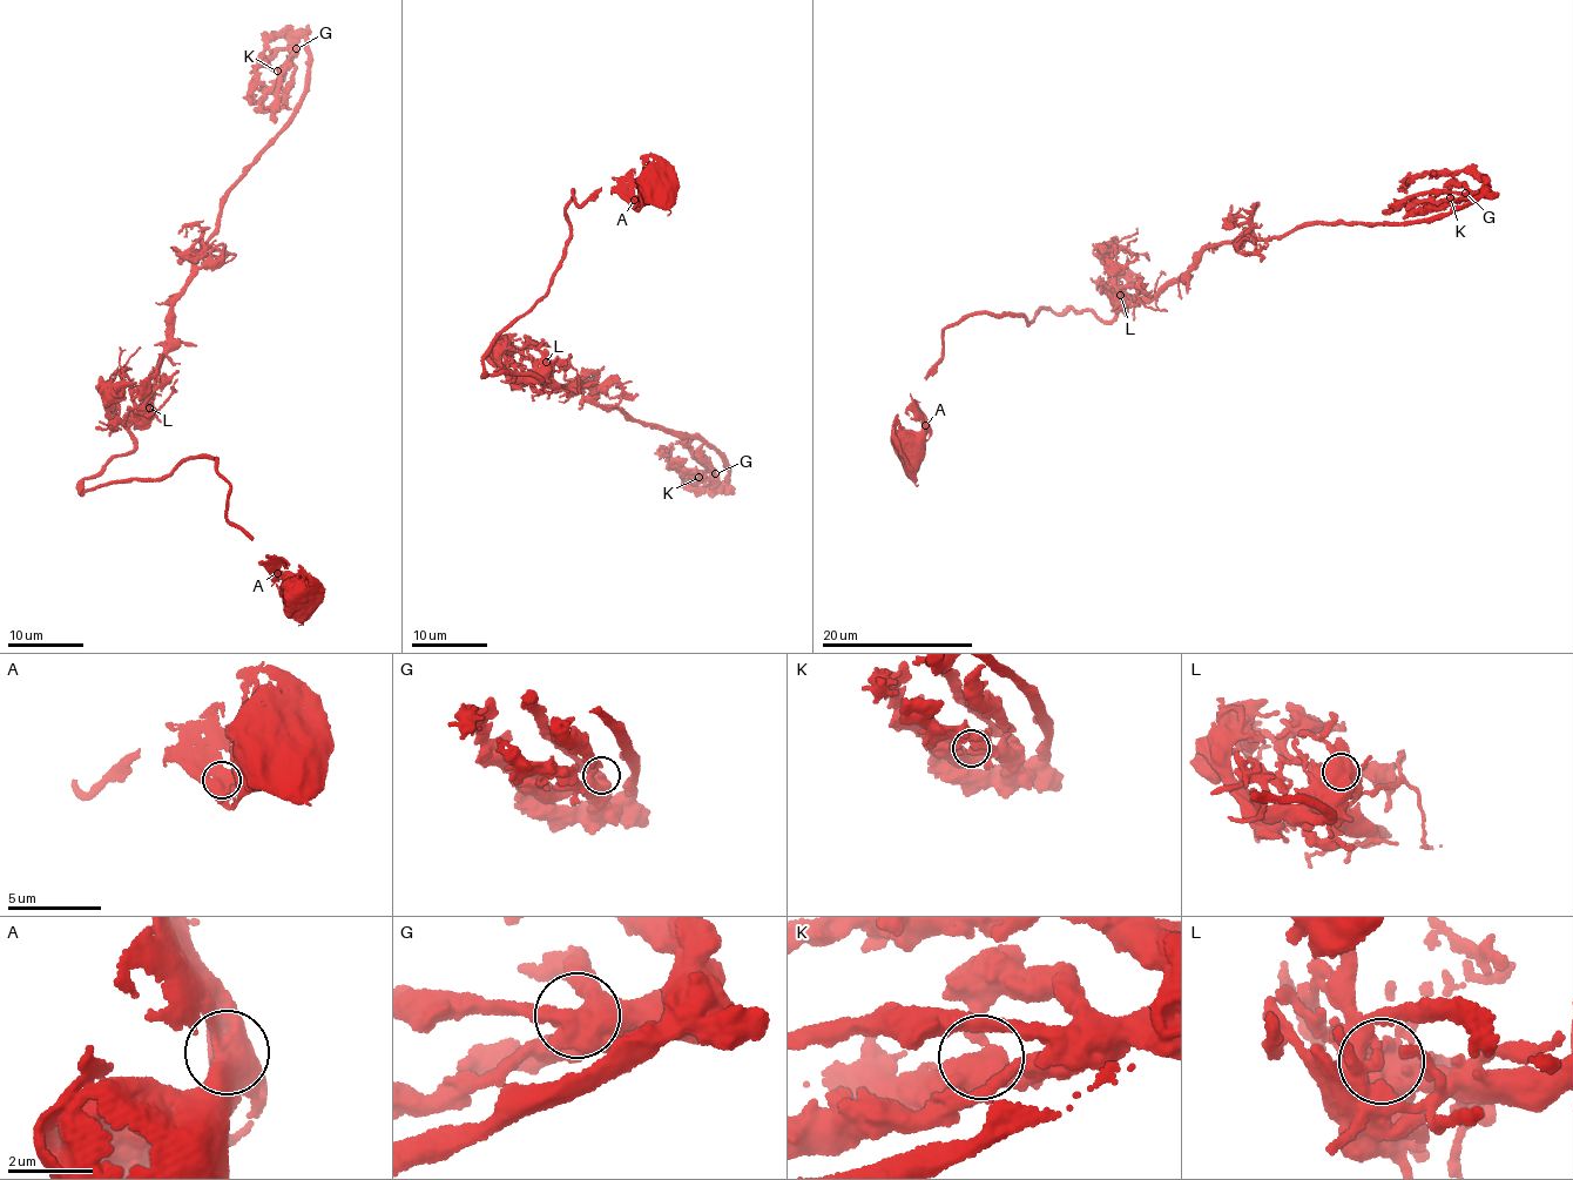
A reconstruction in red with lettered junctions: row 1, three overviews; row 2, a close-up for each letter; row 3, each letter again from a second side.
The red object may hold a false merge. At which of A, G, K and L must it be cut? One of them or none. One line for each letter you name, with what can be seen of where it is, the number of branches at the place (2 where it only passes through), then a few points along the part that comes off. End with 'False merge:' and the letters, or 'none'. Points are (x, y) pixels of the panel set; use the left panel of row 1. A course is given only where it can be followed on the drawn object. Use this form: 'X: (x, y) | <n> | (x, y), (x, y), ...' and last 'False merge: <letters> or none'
False merge: none

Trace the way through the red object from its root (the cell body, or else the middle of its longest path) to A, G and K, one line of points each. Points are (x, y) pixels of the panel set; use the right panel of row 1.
A: (907, 451), (900, 452), (904, 442), (918, 437), (924, 425)
G: (907, 451), (923, 423), (910, 393), (965, 316), (1108, 322), (1210, 245), (1396, 223), (1465, 193)
K: (907, 451), (923, 423), (910, 393), (965, 316), (1108, 322), (1210, 245), (1396, 223), (1450, 197)

